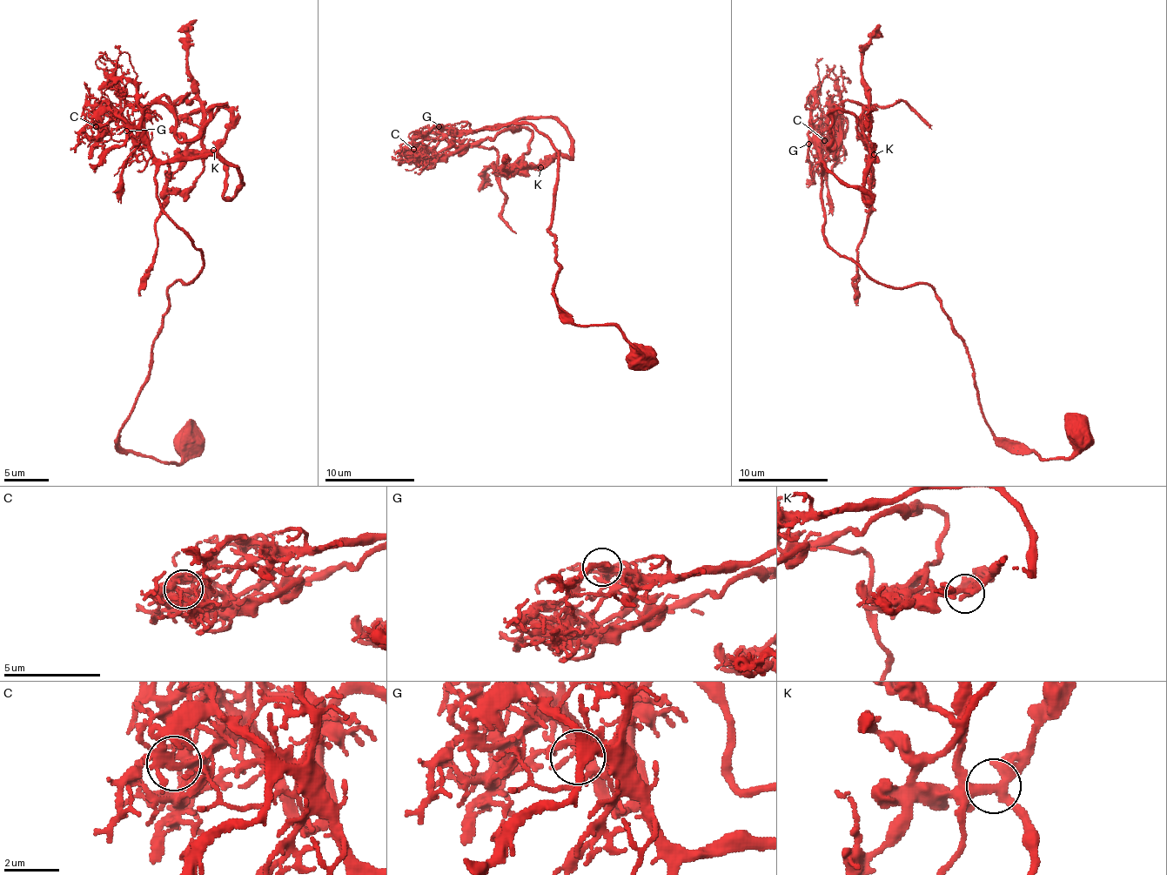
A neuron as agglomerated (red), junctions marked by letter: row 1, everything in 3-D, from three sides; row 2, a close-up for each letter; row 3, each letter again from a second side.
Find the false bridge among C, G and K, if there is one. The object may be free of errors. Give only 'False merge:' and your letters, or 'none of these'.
False merge: C

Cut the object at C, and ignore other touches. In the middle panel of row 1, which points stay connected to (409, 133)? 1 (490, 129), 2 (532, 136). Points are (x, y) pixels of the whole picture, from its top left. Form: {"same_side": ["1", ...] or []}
{"same_side": ["1"]}

